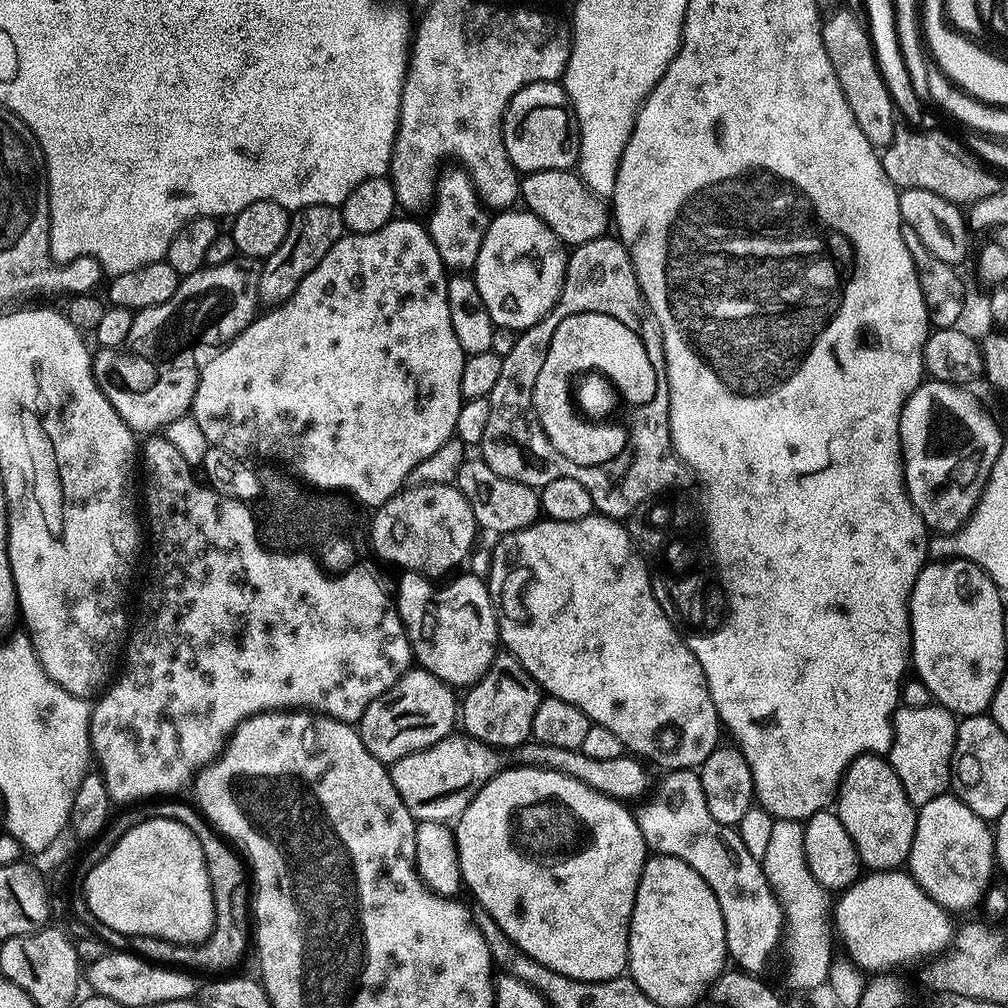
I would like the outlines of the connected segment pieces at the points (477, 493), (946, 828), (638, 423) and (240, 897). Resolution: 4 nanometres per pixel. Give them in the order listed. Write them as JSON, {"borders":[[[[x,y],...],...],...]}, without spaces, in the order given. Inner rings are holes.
{"borders":[[[[482,458],[475,459],[465,459],[464,465],[458,470],[455,485],[466,502],[470,502],[470,510],[474,510],[476,523],[483,531],[485,528],[495,534],[521,532],[541,519],[540,494],[537,489],[510,478],[502,478],[502,474],[496,474]]],[[[945,794],[919,805],[916,833],[908,855],[907,871],[943,908],[953,913],[972,908],[985,899],[992,880],[996,846],[989,821],[984,820],[955,794]]],[[[665,396],[661,399],[654,399],[652,402],[656,408],[646,408],[642,412],[646,412],[644,416],[634,422],[634,430],[627,433],[627,438],[634,438],[634,462],[630,464],[630,468],[624,466],[624,458],[620,458],[619,454],[614,454],[606,463],[600,472],[596,472],[596,465],[587,466],[588,469],[588,486],[586,490],[590,490],[590,498],[592,499],[593,509],[601,516],[609,516],[611,520],[621,522],[627,521],[627,516],[634,512],[639,513],[641,509],[656,498],[664,485],[680,479],[678,465],[674,464],[668,458],[668,450],[666,444],[672,444],[670,436],[666,436],[664,432],[664,423],[662,426],[655,419],[658,416],[659,409],[665,414],[667,413],[667,399]],[[660,428],[662,428],[662,436],[660,436]]],[[[153,798],[147,802],[137,802],[124,806],[109,819],[108,824],[100,831],[99,843],[111,846],[126,834],[138,822],[150,818],[170,818],[182,822],[186,830],[194,833],[194,838],[202,842],[202,858],[206,858],[206,870],[212,887],[216,921],[206,942],[208,952],[220,952],[220,960],[231,960],[233,965],[241,963],[244,947],[250,944],[250,872],[239,852],[204,819],[203,815],[191,803],[183,804],[180,798]]]]}

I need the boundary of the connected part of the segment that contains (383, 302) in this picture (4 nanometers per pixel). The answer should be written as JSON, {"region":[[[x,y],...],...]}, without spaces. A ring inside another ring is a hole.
{"region":[[[393,218],[389,224],[382,226],[382,230],[374,230],[370,234],[353,232],[334,242],[326,258],[322,258],[322,262],[318,262],[318,266],[314,266],[314,270],[310,270],[310,274],[302,278],[302,282],[298,282],[294,294],[269,307],[272,309],[265,316],[264,313],[257,315],[256,319],[246,326],[246,330],[239,332],[215,354],[209,355],[212,356],[209,360],[207,357],[203,361],[190,415],[198,422],[198,426],[202,426],[202,432],[206,434],[211,447],[221,448],[241,458],[257,456],[260,460],[268,460],[264,462],[285,464],[280,466],[285,469],[292,468],[291,475],[299,478],[305,485],[331,490],[336,494],[347,494],[361,505],[364,503],[379,506],[407,485],[410,470],[414,470],[418,462],[430,458],[430,454],[434,454],[438,446],[456,436],[456,423],[462,403],[462,366],[466,354],[462,346],[458,346],[458,334],[454,334],[454,322],[450,322],[449,273],[427,227],[421,221],[419,224],[416,220],[400,219]]]}

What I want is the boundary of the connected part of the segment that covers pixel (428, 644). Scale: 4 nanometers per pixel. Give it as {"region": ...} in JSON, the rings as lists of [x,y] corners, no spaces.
{"region":[[[408,570],[399,577],[403,583],[401,602],[406,634],[412,647],[415,663],[428,672],[434,673],[440,680],[453,686],[471,686],[486,674],[492,660],[498,655],[500,628],[496,624],[496,605],[492,603],[492,595],[488,593],[488,585],[483,579],[471,574],[460,576],[441,588],[435,588],[433,581],[427,575],[416,570]]]}

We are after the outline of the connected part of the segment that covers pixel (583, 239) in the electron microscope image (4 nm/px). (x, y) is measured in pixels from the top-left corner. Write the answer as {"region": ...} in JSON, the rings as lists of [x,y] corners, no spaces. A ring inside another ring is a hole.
{"region":[[[567,168],[538,170],[521,175],[520,200],[527,211],[535,214],[568,246],[590,242],[605,235],[610,228],[610,212],[605,203],[584,185],[575,171]]]}

